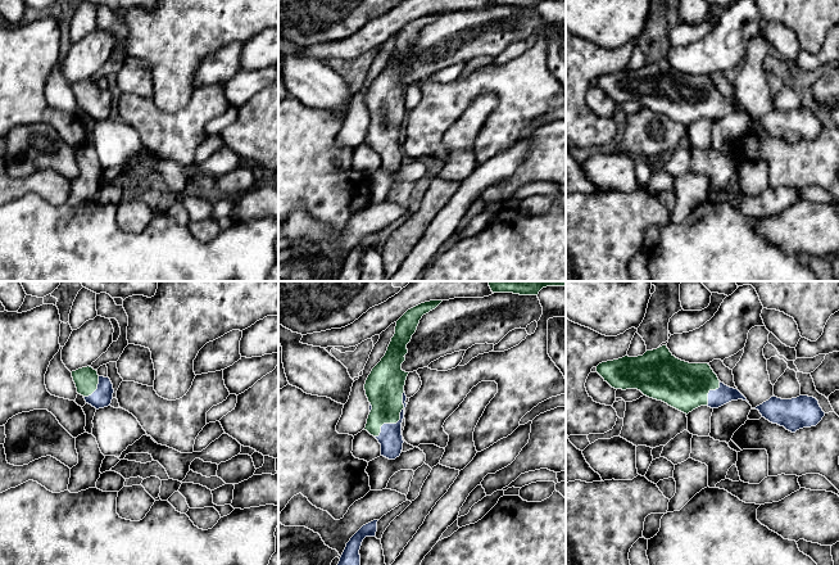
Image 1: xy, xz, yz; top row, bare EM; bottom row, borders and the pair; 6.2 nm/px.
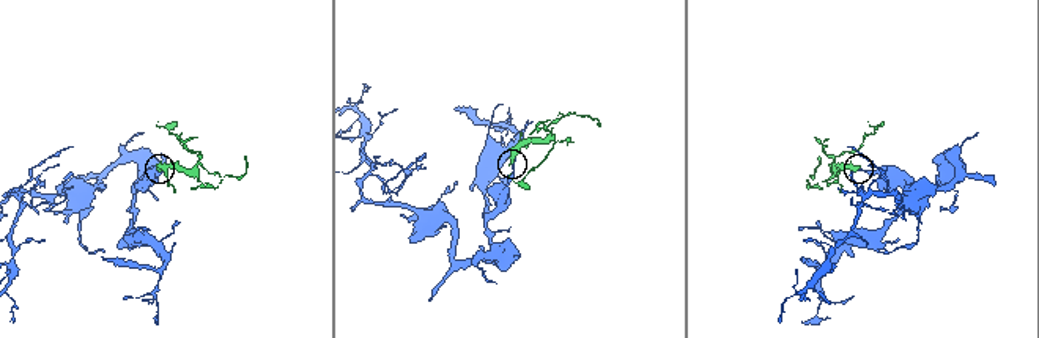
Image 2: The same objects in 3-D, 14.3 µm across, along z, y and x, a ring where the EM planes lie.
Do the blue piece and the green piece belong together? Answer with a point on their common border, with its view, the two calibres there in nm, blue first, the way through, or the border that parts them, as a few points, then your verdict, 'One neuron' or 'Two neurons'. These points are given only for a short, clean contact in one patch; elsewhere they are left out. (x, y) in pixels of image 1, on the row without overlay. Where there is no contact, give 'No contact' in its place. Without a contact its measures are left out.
Touches blue at xz (399, 132). Thickness 150 nm (blue) against 240 nm. One neuron

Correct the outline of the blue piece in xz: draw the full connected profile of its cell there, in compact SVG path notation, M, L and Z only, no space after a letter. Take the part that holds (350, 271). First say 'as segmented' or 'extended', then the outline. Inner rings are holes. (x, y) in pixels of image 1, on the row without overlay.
as segmented | M373 232L363 238L346 256L336 281L360 281L359 262L366 249L375 249L377 244L377 234Z

